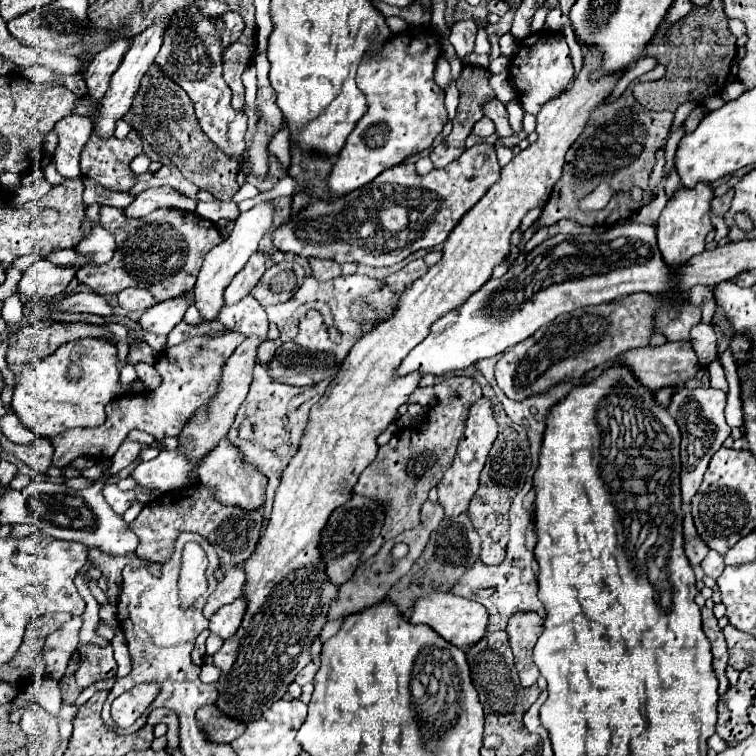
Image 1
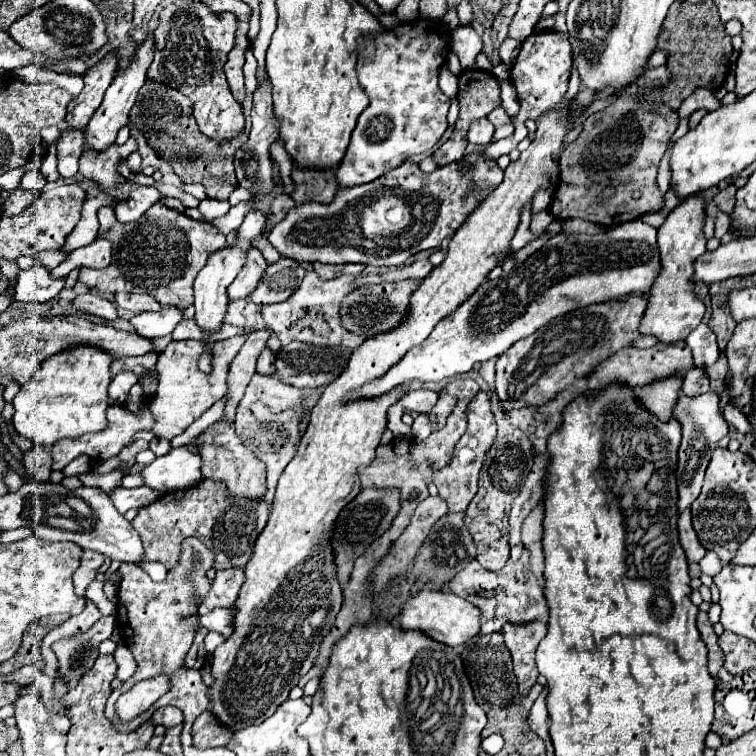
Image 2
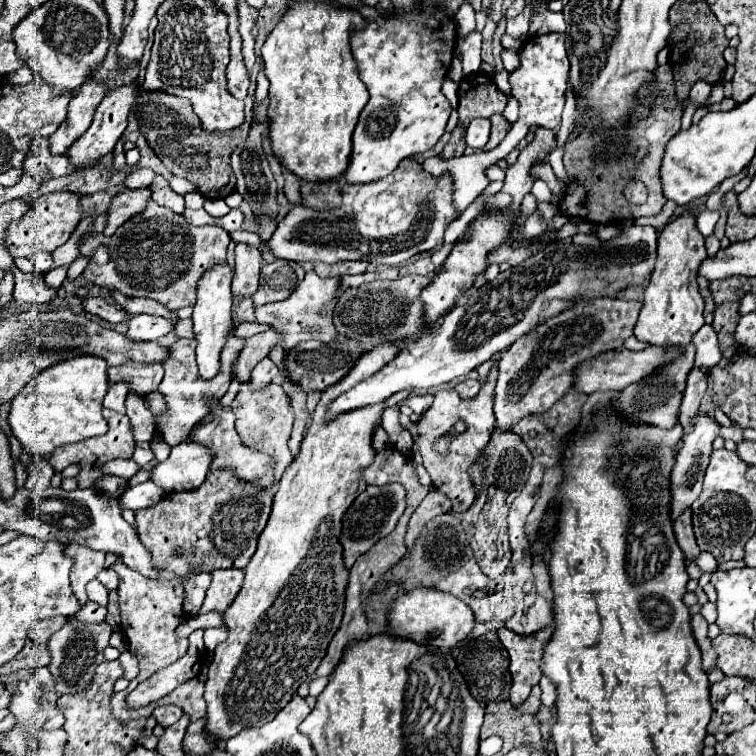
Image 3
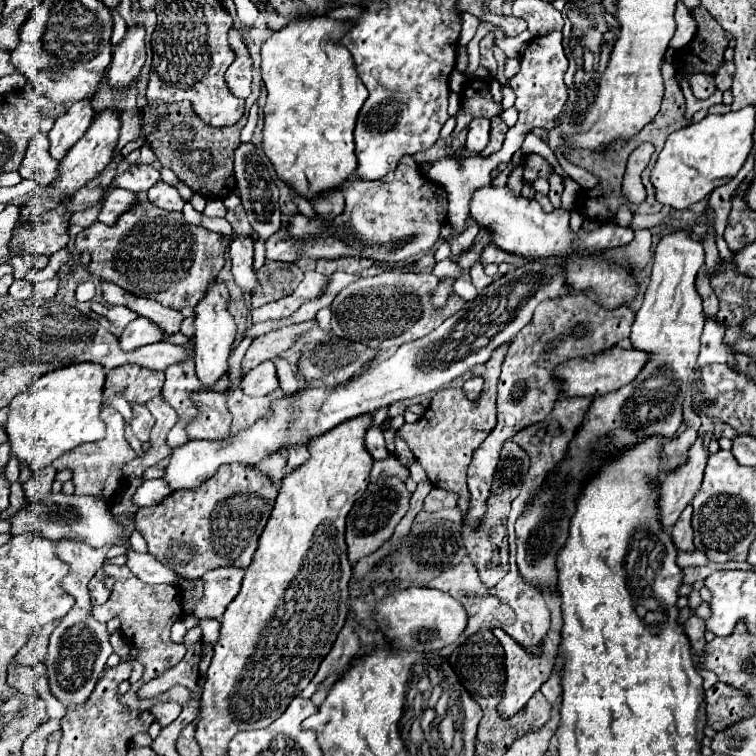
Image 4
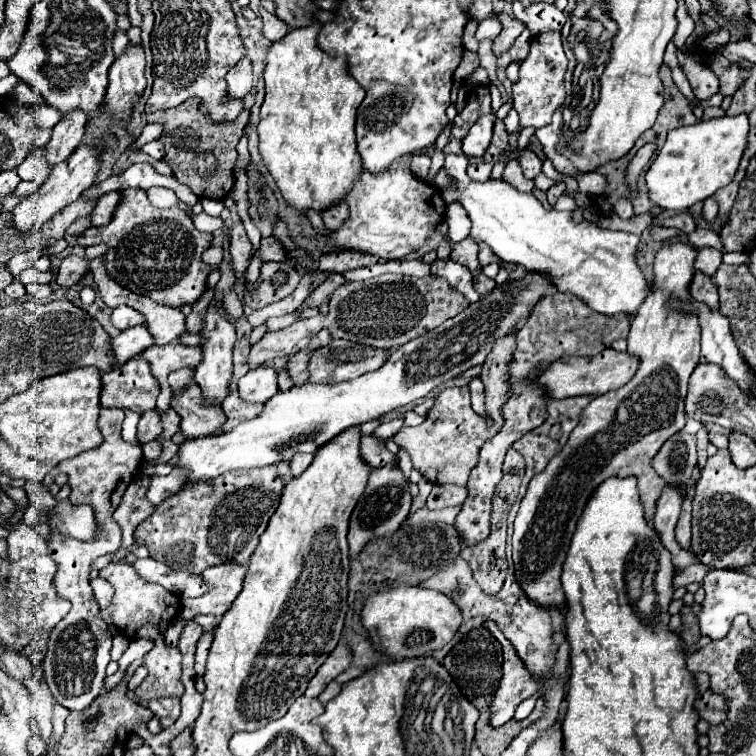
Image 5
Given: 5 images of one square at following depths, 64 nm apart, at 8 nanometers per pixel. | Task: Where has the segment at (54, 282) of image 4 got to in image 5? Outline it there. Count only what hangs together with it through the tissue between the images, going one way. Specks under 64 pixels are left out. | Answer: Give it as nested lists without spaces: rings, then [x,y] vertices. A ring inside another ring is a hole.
[[[30,284],[30,286],[26,286],[26,290],[38,300],[46,300],[52,294],[52,286],[50,284]]]

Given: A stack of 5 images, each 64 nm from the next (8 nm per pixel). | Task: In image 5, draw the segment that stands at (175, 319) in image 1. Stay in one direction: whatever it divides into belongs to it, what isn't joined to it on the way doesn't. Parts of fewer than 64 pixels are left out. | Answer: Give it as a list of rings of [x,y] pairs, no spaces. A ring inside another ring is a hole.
[[[134,326],[130,330],[120,332],[120,336],[112,338],[112,350],[120,364],[134,358],[136,354],[140,354],[152,344],[154,344],[154,338],[150,338],[148,326]]]

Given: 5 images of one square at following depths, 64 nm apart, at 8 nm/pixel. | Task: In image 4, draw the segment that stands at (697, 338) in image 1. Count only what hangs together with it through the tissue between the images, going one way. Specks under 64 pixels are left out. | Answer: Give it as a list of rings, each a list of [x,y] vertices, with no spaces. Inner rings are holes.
[[[706,320],[704,332],[700,338],[700,356],[698,366],[714,364],[714,362],[726,362],[734,368],[734,354],[728,350],[728,346],[722,342],[724,328],[716,320]]]

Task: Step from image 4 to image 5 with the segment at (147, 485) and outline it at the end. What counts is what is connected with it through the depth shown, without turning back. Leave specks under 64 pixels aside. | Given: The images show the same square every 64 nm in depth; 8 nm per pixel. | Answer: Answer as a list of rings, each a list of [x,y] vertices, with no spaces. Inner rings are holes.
[[[172,470],[168,476],[162,476],[162,478],[150,478],[150,486],[148,486],[144,498],[150,504],[158,506],[158,502],[162,502],[168,496],[176,494],[178,490],[182,490],[184,482],[186,482],[186,472],[182,472],[182,470]]]

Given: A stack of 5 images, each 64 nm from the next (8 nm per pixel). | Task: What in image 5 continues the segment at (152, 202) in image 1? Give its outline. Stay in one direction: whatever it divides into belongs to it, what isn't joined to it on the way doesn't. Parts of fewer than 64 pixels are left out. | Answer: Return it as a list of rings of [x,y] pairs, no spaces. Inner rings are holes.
[[[116,190],[104,194],[98,200],[98,204],[92,210],[92,214],[90,214],[92,216],[92,226],[106,226],[110,222],[110,218],[114,216],[114,210],[116,210],[118,202],[122,202],[122,194],[118,194]]]

